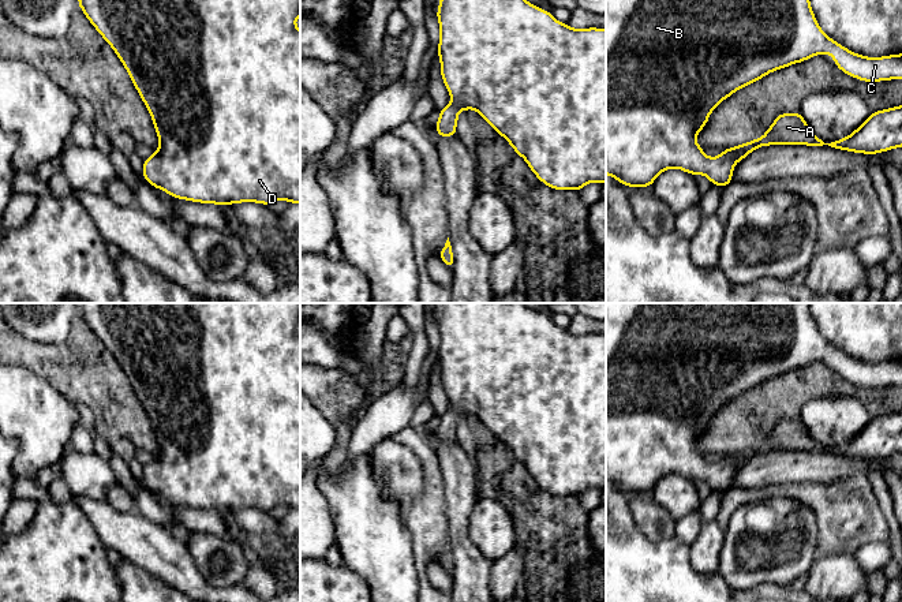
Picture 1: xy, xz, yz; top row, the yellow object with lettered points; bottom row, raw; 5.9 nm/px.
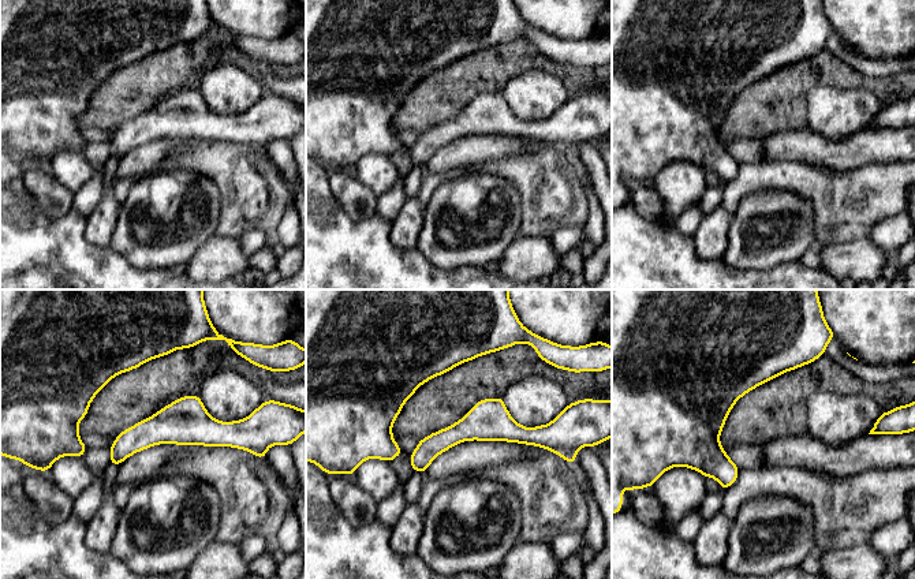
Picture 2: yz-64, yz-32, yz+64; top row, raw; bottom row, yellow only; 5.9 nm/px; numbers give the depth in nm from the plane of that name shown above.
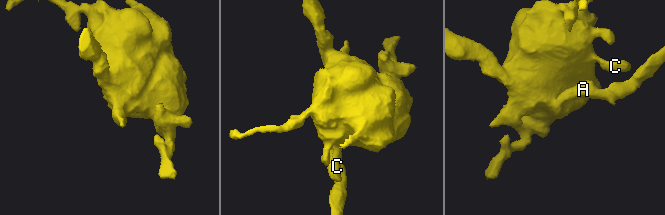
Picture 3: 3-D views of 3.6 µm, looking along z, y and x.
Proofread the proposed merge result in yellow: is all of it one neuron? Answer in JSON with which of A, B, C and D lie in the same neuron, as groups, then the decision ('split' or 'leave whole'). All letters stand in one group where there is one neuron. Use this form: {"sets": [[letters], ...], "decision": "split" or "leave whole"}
{"sets": [["A", "B", "C", "D"]], "decision": "leave whole"}

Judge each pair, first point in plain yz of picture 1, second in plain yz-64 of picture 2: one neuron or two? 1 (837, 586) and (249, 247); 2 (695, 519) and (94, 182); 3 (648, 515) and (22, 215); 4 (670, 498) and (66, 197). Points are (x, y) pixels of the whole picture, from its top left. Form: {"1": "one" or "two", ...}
{"1": "two", "2": "one", "3": "two", "4": "two"}

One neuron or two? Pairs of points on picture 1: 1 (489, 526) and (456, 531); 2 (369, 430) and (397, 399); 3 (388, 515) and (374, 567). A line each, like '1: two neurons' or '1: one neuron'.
1: two neurons
2: one neuron
3: one neuron

